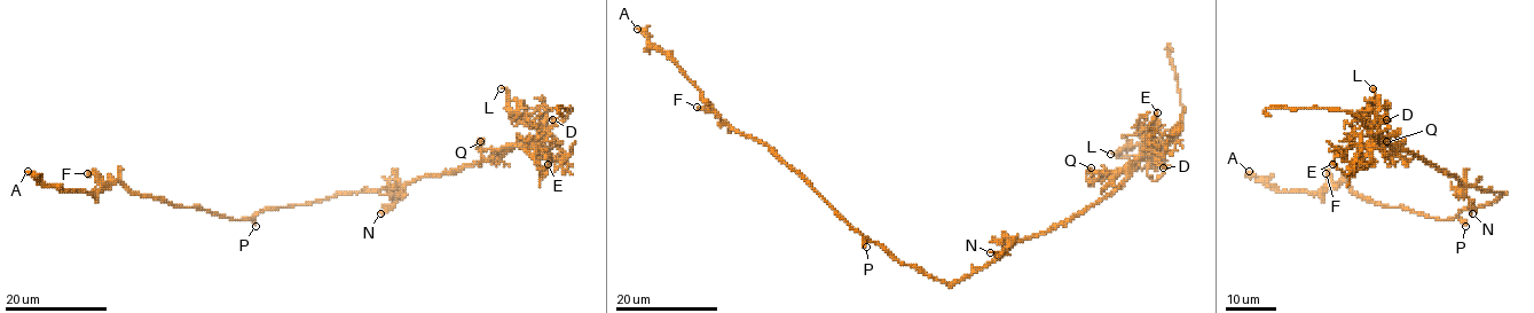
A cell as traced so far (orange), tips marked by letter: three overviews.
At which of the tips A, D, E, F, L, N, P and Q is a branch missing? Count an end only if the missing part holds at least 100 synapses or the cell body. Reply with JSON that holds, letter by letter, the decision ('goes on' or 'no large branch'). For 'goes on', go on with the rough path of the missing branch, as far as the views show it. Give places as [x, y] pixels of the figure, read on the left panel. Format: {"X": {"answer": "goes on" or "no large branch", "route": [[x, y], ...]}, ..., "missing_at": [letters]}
{"A": {"answer": "no large branch"}, "D": {"answer": "no large branch"}, "E": {"answer": "no large branch"}, "F": {"answer": "no large branch"}, "L": {"answer": "no large branch"}, "N": {"answer": "no large branch"}, "P": {"answer": "no large branch"}, "Q": {"answer": "no large branch"}, "missing_at": []}

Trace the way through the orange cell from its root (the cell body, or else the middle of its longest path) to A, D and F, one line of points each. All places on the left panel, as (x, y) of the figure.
A: (330, 196), (230, 219), (139, 195), (120, 182), (105, 184), (93, 194), (60, 192), (28, 171)
D: (330, 196), (376, 192), (424, 175), (458, 171), (545, 133), (552, 119)
F: (330, 196), (265, 209), (250, 218), (230, 219), (142, 196), (120, 182), (103, 182), (87, 173)

